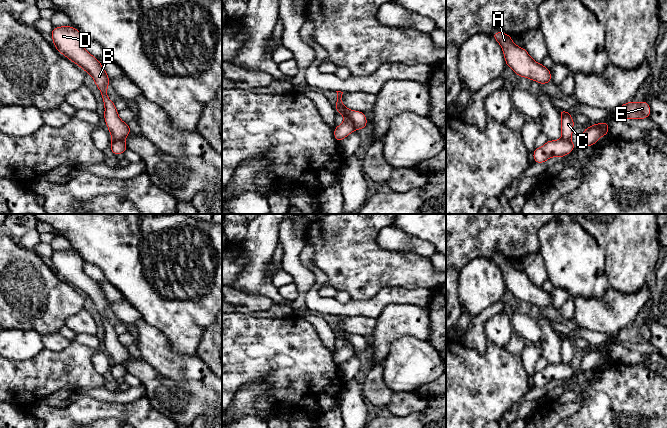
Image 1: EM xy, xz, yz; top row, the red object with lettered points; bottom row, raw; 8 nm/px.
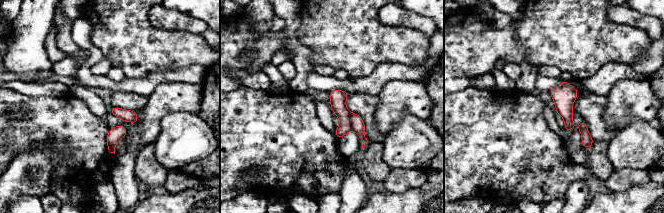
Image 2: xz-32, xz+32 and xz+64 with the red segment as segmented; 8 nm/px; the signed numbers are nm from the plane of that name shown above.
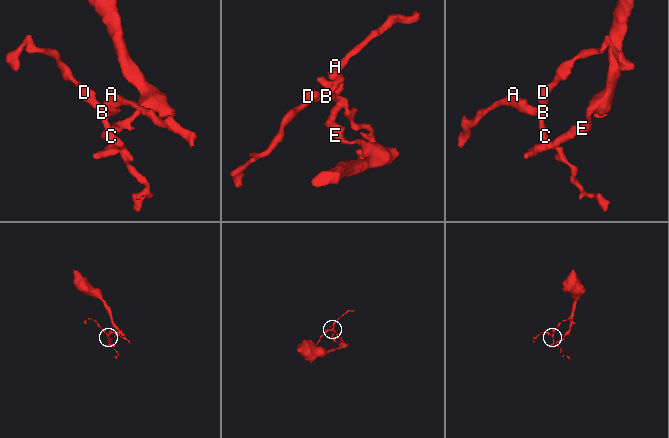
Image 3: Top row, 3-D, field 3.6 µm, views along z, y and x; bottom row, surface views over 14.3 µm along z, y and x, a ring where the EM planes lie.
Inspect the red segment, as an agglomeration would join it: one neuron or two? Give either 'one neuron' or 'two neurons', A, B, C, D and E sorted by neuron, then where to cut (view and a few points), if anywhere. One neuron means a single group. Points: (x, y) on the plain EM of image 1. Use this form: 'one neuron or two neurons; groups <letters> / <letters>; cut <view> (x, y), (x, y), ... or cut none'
two neurons; groups A B C D / E; cut xz (346, 333), (346, 338), (355, 353)

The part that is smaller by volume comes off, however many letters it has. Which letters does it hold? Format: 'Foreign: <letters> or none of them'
Foreign: A, B, C, D

